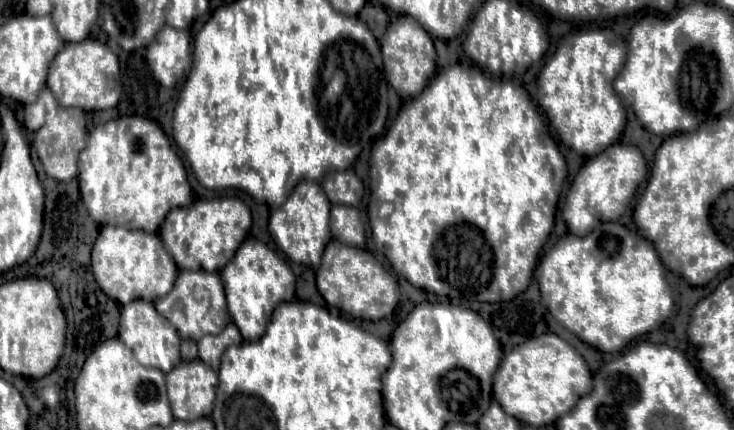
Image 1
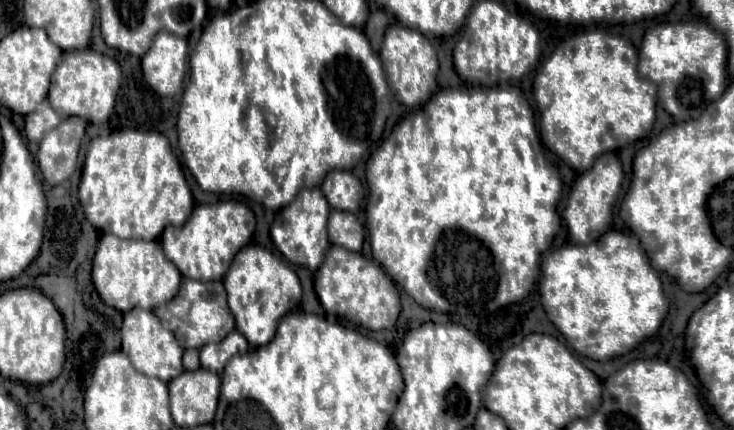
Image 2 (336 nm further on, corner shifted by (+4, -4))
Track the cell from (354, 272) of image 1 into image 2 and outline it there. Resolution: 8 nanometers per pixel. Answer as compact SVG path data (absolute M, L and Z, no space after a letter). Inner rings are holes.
M332 246L326 254L326 260L316 270L314 288L320 298L326 314L348 318L352 324L366 330L384 330L392 328L400 316L400 294L394 280L382 270L374 260L358 252L344 250L342 246Z

